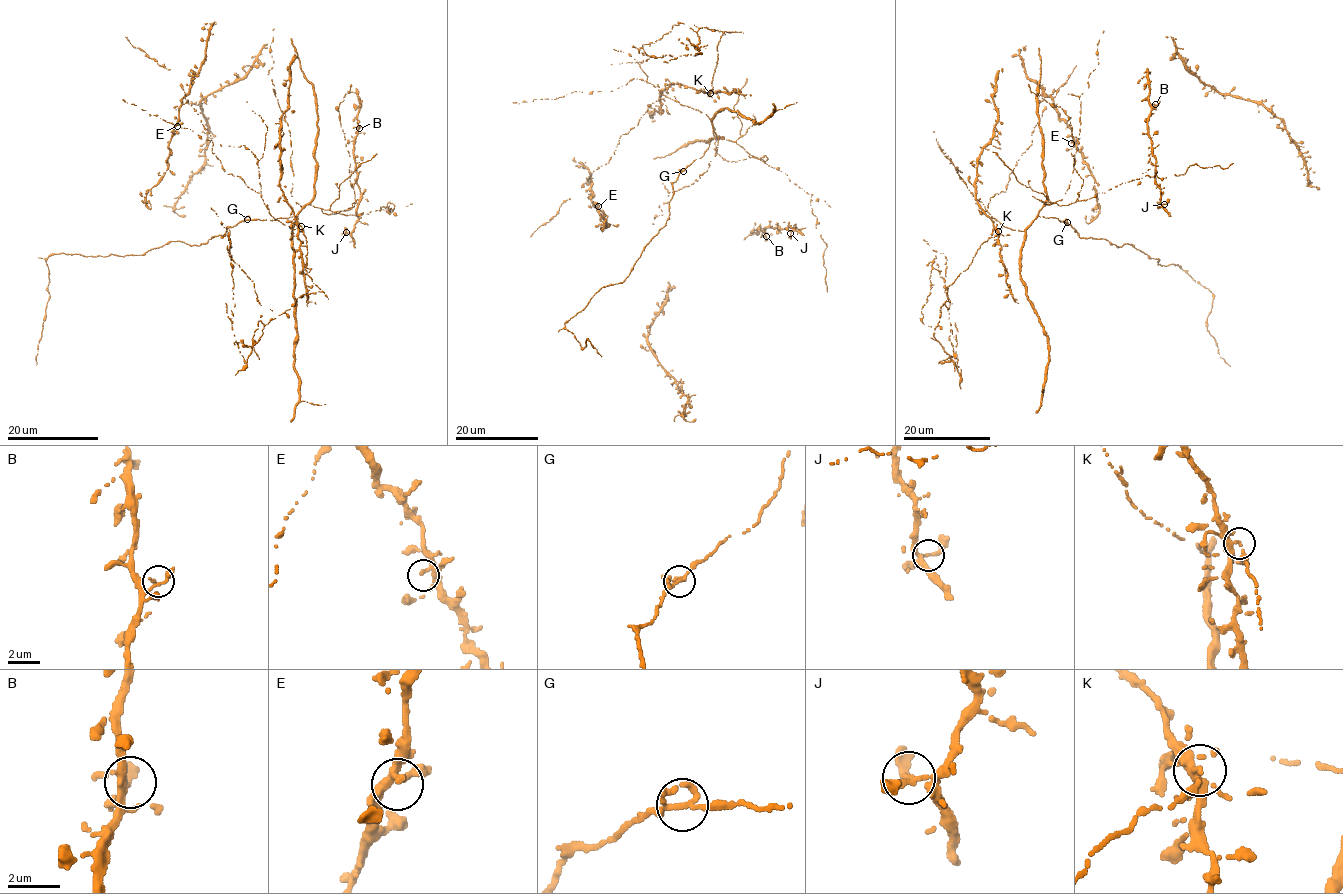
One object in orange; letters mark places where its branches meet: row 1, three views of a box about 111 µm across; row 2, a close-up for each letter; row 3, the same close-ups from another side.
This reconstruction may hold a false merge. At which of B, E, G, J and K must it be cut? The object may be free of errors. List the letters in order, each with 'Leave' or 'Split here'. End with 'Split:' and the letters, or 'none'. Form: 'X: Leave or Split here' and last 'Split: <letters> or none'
B: Leave
E: Leave
G: Leave
J: Leave
K: Split here
Split: K

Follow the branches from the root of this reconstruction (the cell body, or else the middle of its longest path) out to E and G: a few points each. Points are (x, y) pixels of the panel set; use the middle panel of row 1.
E: (714, 132), (706, 114), (667, 97), (652, 103), (638, 126), (620, 136), (608, 163), (583, 184), (598, 206)
G: (714, 132), (708, 149), (683, 171)

